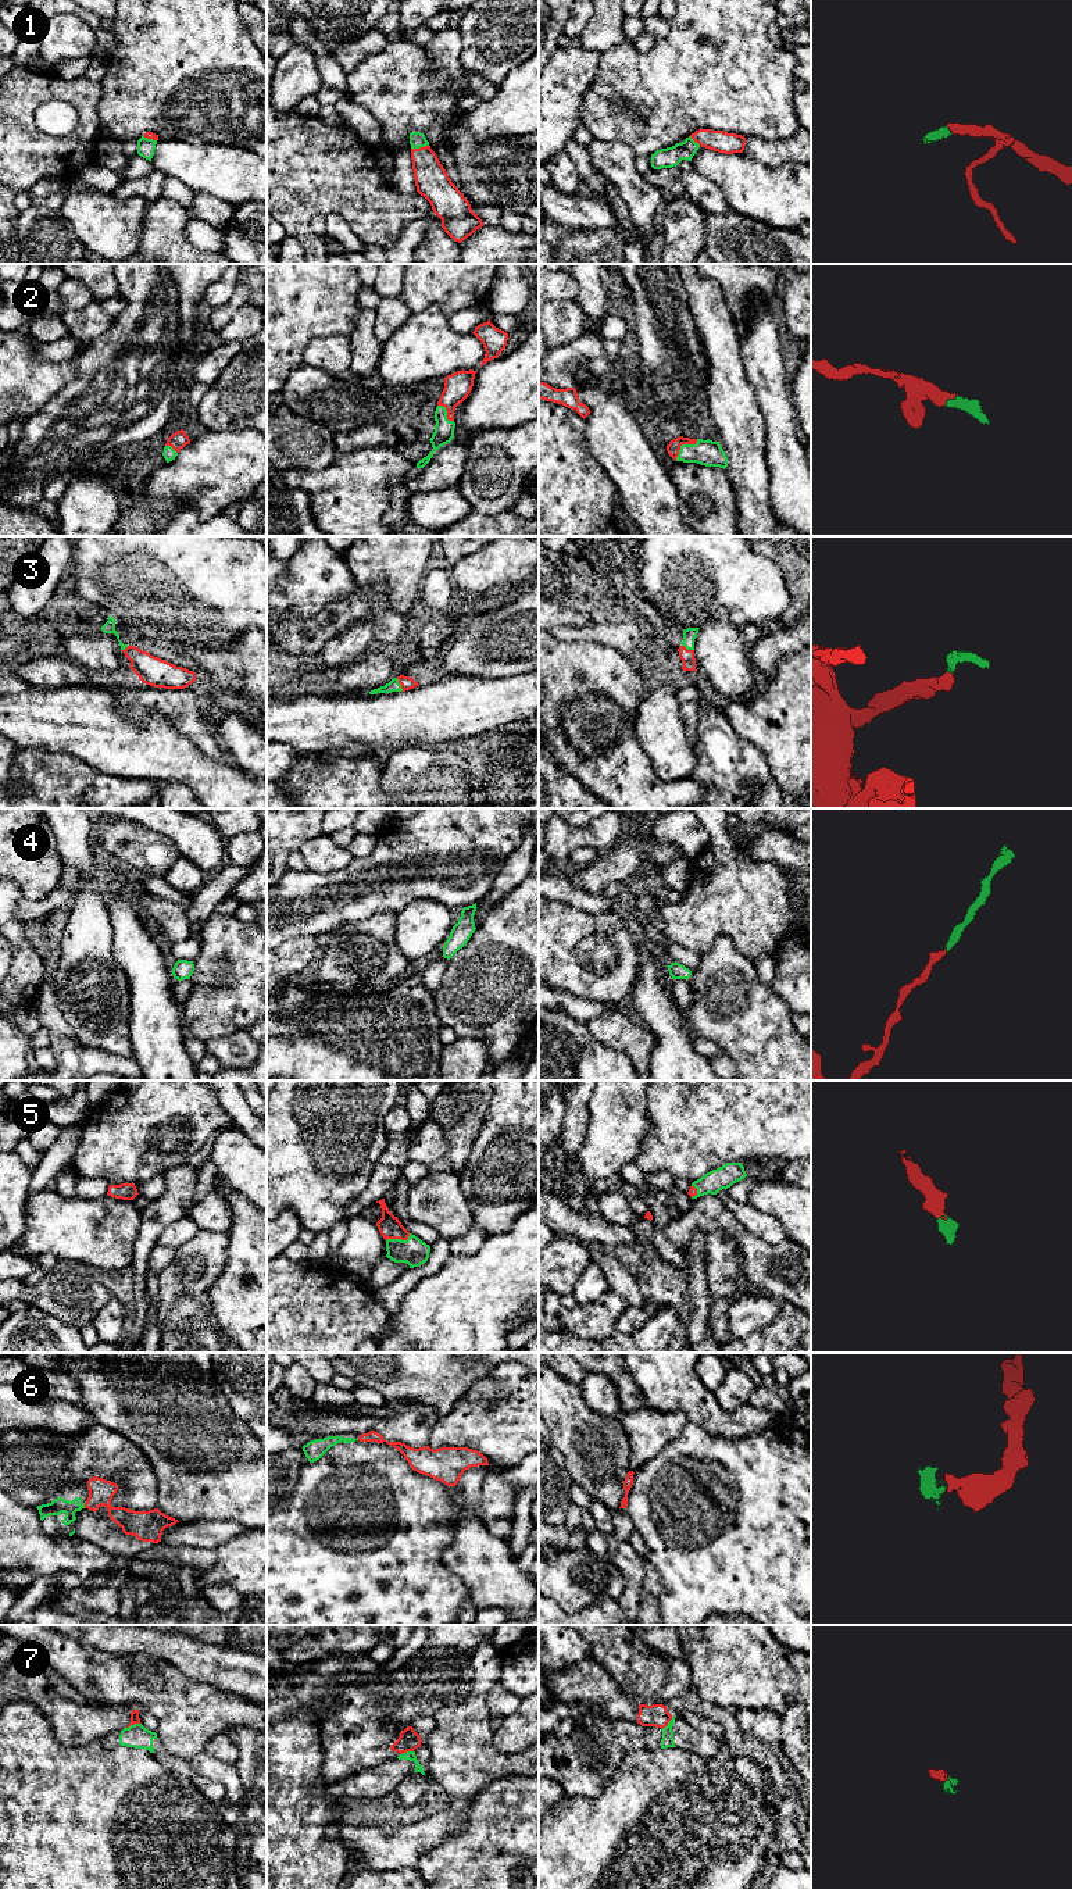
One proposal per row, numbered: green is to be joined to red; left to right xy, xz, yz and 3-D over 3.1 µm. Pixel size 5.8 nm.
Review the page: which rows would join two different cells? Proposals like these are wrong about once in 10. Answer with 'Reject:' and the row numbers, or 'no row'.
Reject: 6, 7

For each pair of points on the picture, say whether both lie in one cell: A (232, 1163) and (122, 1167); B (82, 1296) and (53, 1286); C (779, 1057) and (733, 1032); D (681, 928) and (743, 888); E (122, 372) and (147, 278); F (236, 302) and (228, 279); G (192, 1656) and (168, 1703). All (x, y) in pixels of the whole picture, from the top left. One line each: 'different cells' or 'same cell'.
A: different cells
B: same cell
C: same cell
D: same cell
E: same cell
F: different cells
G: different cells

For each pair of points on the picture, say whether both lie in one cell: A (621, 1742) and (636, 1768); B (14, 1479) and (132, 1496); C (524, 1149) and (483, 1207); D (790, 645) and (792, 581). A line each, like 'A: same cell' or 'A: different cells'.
A: different cells
B: same cell
C: same cell
D: same cell

